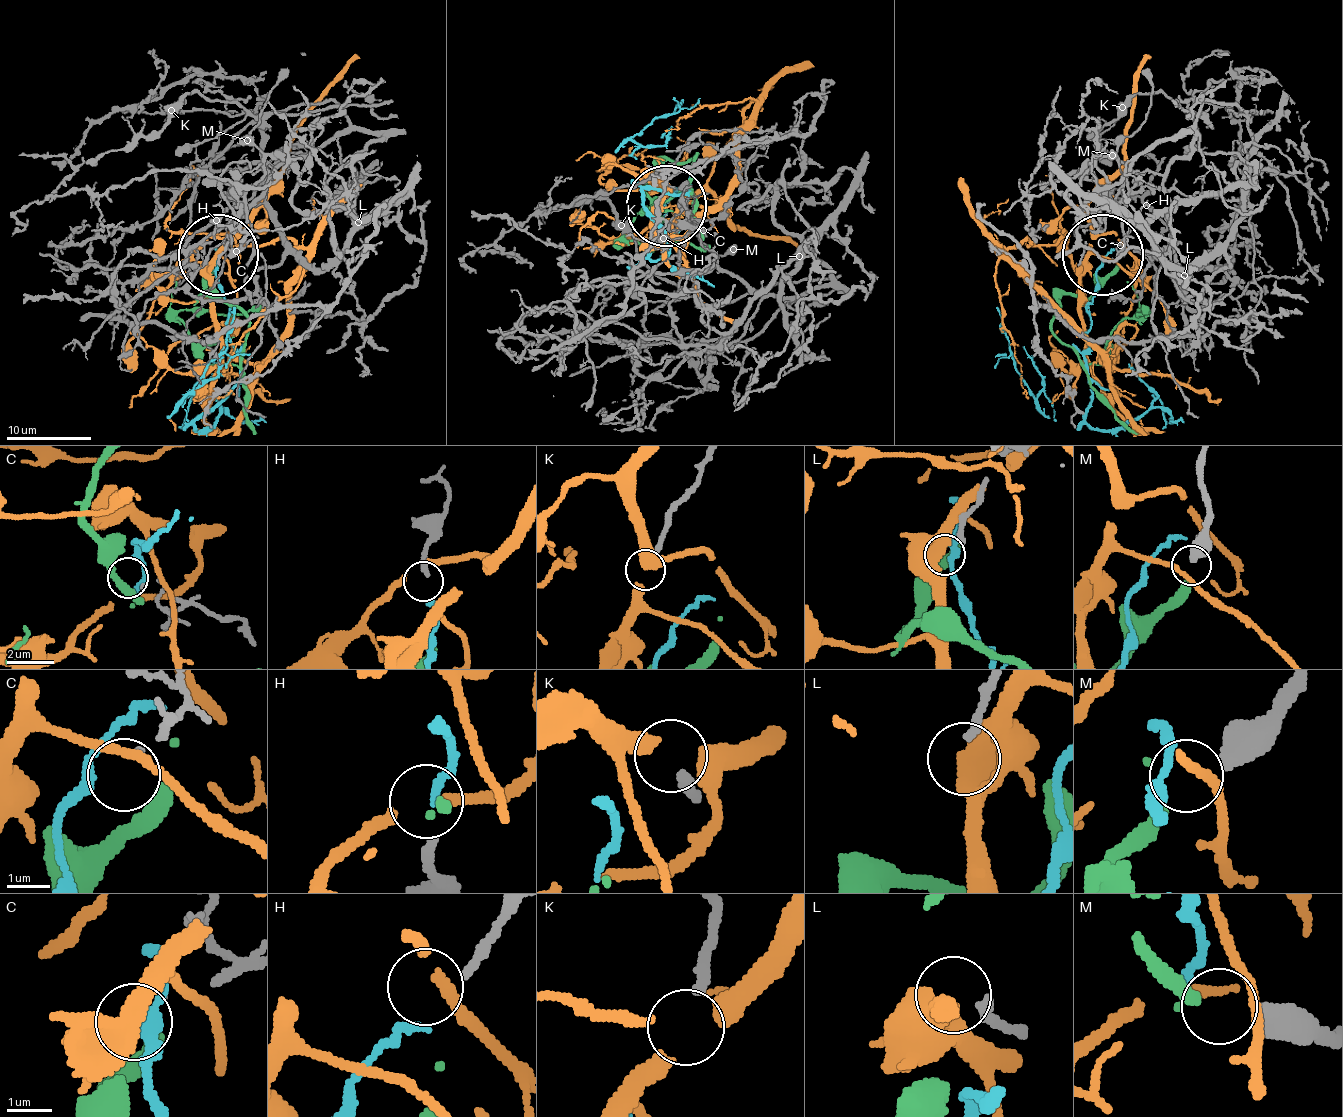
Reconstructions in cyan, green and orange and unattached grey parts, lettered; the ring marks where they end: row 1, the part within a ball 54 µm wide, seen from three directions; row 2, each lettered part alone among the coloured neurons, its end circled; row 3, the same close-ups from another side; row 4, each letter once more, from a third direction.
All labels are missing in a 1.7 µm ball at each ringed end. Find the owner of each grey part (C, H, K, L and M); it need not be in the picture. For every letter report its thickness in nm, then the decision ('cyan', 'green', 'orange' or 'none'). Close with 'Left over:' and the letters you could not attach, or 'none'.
C: calibre 70 nm; none
H: calibre 220 nm; none
K: calibre 240 nm; none
L: calibre 220 nm; none
M: calibre 550 nm; green
Left over: C, H, K, L

